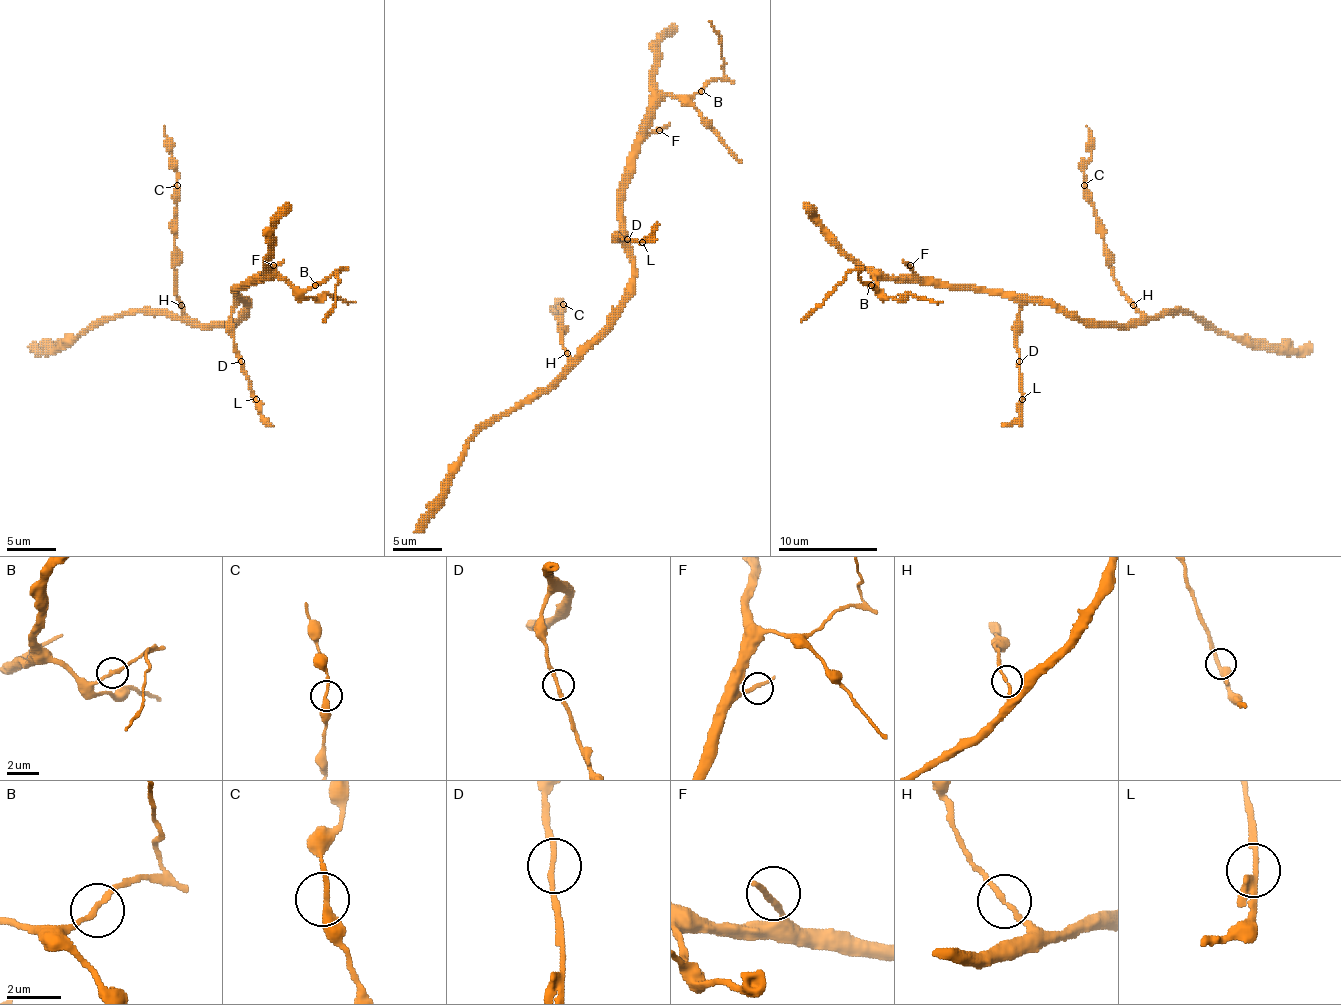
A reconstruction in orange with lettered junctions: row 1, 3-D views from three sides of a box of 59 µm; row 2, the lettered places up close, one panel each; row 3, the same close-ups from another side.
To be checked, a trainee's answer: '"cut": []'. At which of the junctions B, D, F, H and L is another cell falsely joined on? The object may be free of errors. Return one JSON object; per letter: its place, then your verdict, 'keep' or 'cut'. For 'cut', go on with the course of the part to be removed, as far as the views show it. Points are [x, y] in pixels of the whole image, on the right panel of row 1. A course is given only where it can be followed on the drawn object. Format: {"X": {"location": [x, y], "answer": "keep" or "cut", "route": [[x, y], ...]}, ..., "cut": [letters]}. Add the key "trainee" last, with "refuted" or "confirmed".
{"B": {"location": [871, 285], "answer": "keep"}, "D": {"location": [1019, 361], "answer": "keep"}, "F": {"location": [910, 265], "answer": "keep"}, "H": {"location": [1133, 305], "answer": "keep"}, "L": {"location": [1022, 399], "answer": "keep"}, "cut": [], "trainee": "confirmed"}

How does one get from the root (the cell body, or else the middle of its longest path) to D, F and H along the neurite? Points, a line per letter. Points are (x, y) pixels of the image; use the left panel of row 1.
D: (246, 309), (246, 304), (241, 302), (231, 314), (234, 352), (241, 361)
F: (246, 309), (236, 292), (244, 285), (251, 285), (273, 265)
H: (246, 309), (229, 322), (194, 324), (184, 314), (182, 304)

